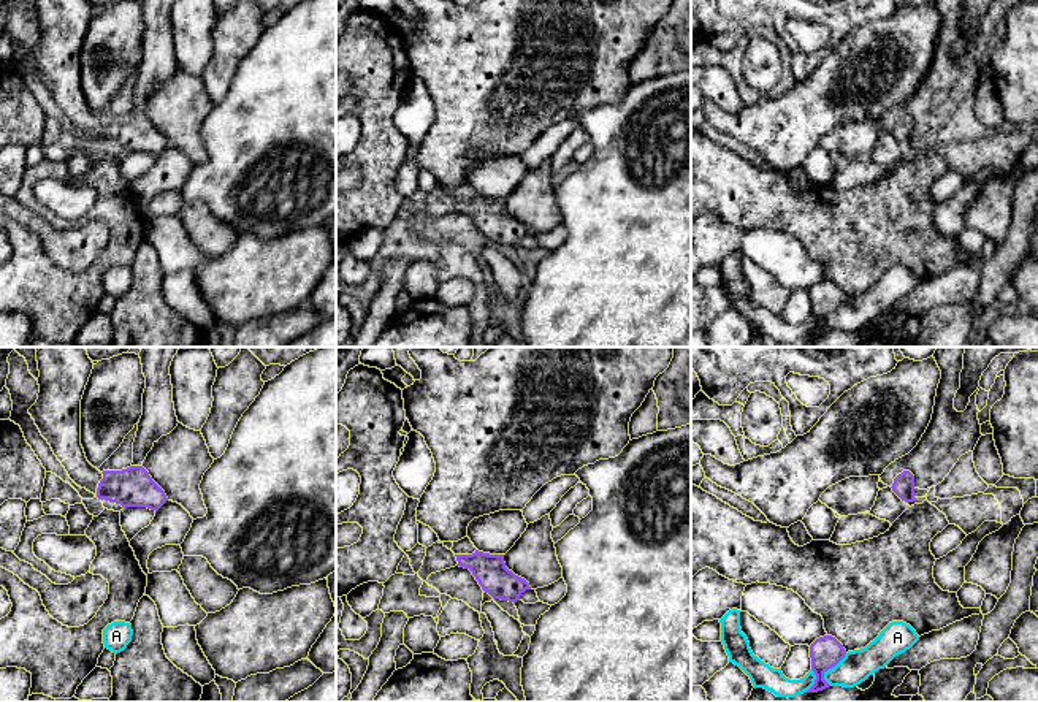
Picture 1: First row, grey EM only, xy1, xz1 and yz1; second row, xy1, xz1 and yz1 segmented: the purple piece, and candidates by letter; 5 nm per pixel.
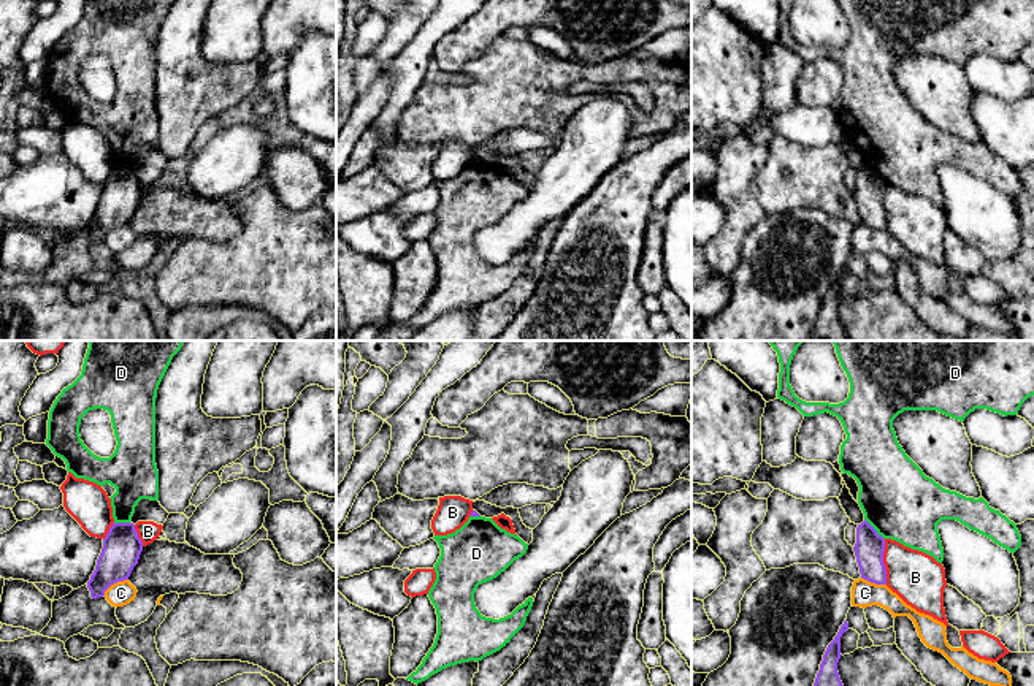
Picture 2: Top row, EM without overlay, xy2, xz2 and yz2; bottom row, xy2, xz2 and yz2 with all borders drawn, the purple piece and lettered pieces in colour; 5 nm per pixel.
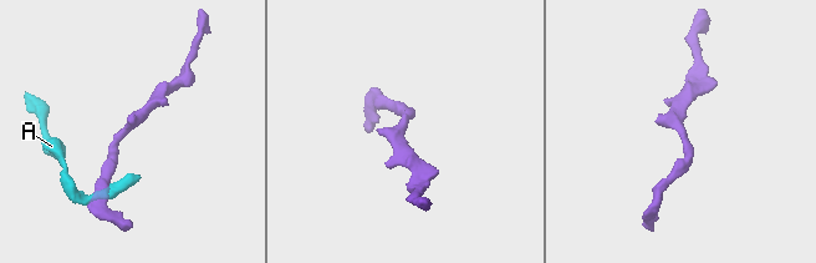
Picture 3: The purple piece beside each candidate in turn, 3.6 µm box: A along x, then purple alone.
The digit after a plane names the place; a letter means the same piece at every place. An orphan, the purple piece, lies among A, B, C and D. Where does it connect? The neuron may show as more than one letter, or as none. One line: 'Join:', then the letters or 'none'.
Join: none

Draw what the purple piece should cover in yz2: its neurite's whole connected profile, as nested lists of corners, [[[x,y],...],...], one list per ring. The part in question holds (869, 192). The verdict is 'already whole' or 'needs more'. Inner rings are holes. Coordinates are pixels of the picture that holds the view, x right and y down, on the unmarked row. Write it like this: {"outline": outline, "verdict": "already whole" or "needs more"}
{"outline": [[[866,165],[856,173],[853,196],[861,223],[875,230],[887,230],[887,214],[883,209],[885,184]]], "verdict": "already whole"}

